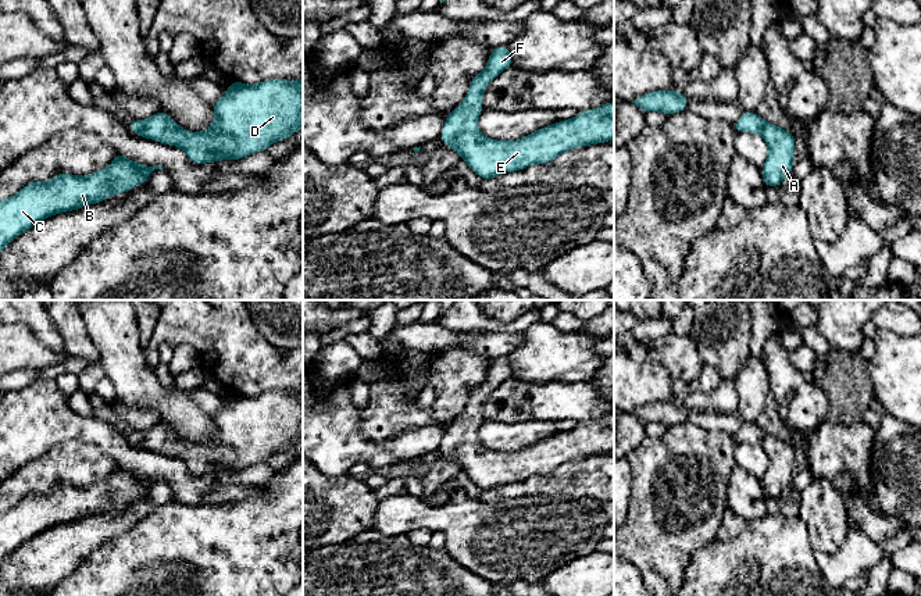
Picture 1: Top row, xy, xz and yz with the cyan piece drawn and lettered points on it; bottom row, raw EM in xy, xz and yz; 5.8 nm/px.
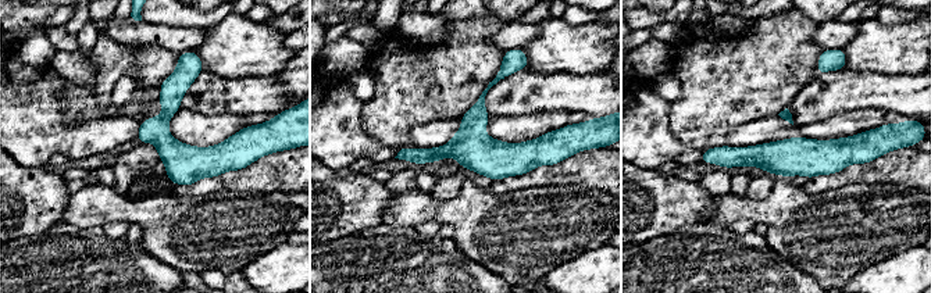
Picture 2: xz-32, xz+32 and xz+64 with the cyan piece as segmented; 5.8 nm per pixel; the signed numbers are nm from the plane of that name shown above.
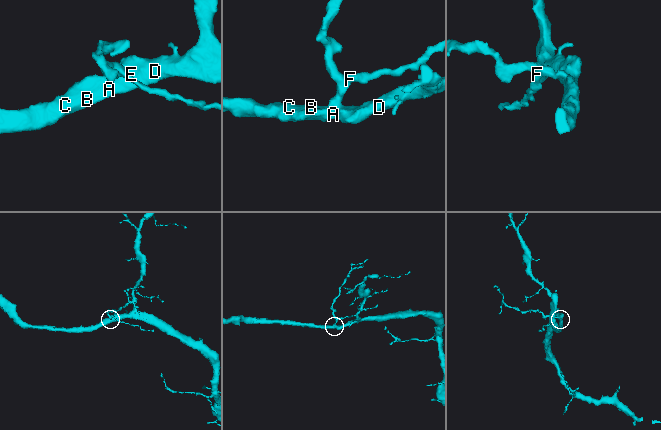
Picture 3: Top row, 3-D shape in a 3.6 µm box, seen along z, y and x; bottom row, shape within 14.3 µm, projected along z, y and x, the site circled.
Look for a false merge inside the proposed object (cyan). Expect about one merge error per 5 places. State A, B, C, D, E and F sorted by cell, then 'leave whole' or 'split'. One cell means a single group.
A B C D E F; leave whole

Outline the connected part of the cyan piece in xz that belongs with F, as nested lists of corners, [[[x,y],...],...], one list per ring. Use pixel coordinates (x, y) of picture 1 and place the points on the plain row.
[[[493,358],[488,370],[486,379],[471,390],[470,400],[463,414],[446,425],[446,435],[440,445],[440,453],[460,465],[471,482],[482,490],[495,490],[500,485],[522,482],[532,475],[547,475],[564,463],[614,450],[614,411],[588,422],[581,422],[576,428],[558,432],[533,442],[518,452],[495,452],[478,442],[478,428],[483,422],[482,406],[485,399],[504,381],[513,378],[510,358]]]

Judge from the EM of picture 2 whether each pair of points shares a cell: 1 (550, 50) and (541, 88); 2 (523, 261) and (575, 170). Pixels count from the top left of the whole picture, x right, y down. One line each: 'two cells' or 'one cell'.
1: two cells
2: two cells

